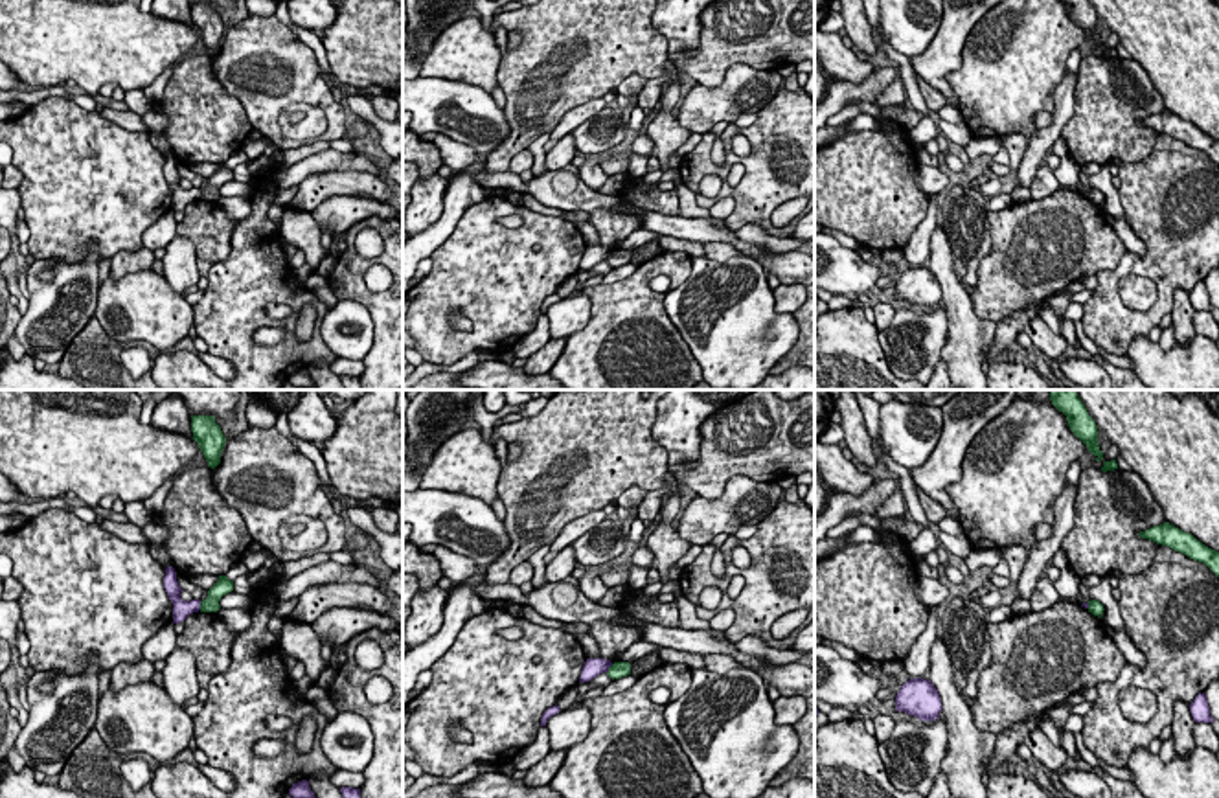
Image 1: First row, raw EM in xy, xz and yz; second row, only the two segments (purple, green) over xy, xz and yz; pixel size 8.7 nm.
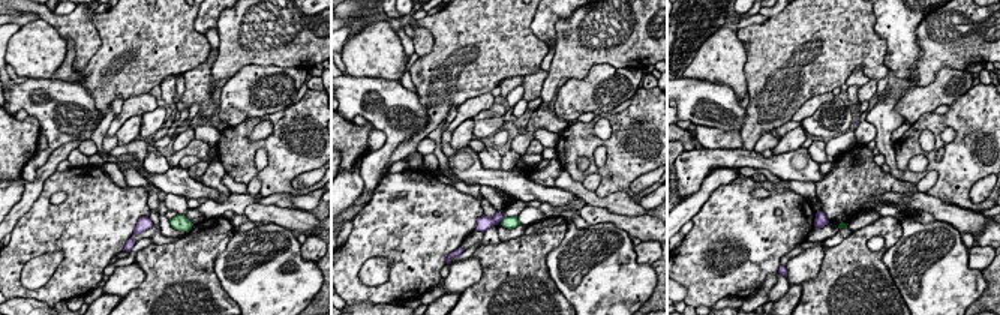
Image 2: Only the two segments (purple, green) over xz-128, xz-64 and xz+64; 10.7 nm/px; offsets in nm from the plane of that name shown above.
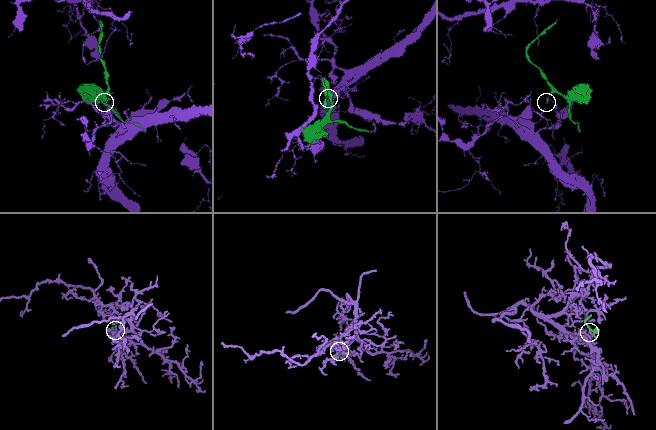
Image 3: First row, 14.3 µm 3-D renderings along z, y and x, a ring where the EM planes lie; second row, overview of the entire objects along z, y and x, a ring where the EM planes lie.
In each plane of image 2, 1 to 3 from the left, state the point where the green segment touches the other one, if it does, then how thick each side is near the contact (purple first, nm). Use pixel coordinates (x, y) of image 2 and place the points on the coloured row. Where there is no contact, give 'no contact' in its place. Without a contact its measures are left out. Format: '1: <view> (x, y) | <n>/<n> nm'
1: no contact
2: xz-64 (501, 218) | 160/130 nm
3: no contact

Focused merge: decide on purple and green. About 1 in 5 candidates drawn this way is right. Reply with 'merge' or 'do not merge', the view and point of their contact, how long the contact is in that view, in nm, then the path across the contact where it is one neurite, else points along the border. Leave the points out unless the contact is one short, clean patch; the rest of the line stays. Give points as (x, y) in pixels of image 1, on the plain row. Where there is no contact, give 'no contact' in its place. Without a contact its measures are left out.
do not merge | xy (199, 193) | 80 nm | along xy (199, 190), (201, 197)

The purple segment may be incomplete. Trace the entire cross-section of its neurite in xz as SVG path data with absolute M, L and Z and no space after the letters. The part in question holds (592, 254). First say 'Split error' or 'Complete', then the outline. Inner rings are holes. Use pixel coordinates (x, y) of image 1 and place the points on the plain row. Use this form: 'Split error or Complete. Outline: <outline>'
Complete. Outline: M587 246L587 250L581 257L579 270L588 270L594 265L598 265L599 261L607 261L610 254L612 254L612 250L605 248L605 246Z

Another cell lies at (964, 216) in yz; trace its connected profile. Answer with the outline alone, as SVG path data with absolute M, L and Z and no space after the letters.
M954 186L945 193L941 224L951 248L965 267L962 283L978 285L978 265L991 252L987 200L974 188Z

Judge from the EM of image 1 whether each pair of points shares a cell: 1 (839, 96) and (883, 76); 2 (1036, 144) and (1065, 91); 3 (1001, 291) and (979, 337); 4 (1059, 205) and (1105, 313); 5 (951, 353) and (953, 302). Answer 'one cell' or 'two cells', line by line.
1: one cell
2: one cell
3: two cells
4: two cells
5: one cell

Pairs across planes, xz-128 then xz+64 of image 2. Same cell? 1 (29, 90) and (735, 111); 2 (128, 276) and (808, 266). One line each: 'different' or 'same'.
1: same
2: same

